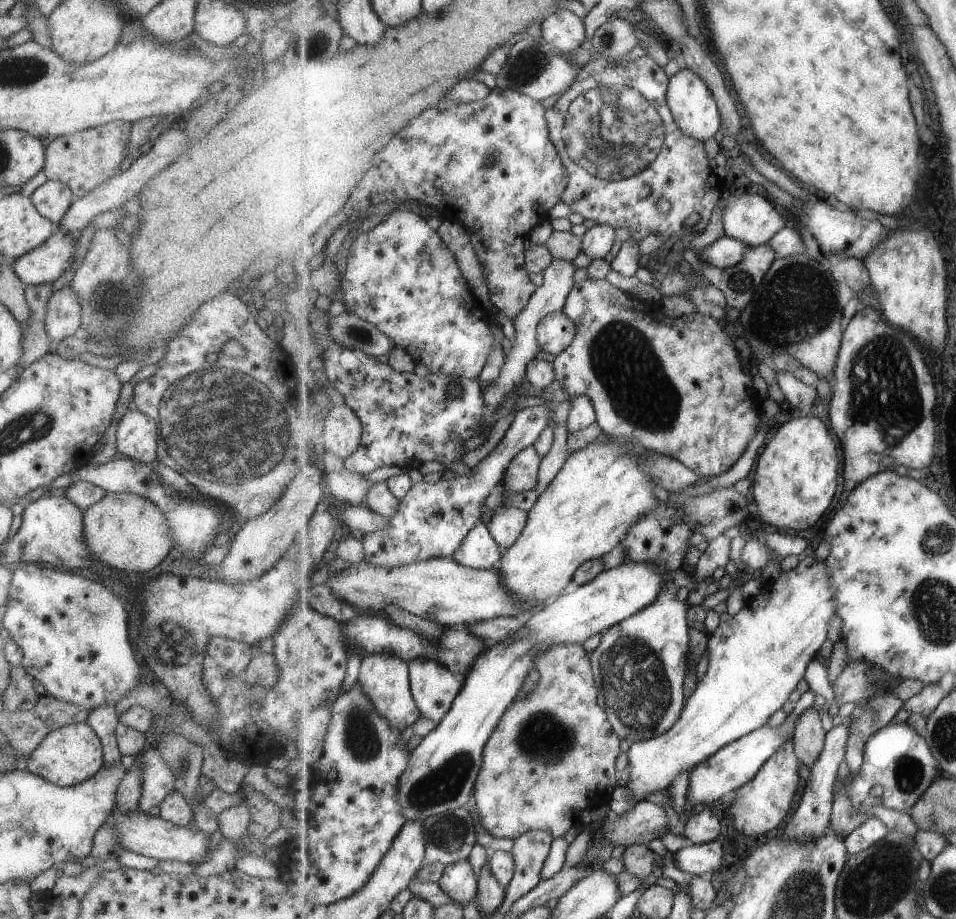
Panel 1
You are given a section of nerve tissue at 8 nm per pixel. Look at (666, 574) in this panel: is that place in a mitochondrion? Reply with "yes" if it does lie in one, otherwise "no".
no

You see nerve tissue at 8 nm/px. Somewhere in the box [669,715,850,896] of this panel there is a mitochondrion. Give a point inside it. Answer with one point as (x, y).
(783, 778)

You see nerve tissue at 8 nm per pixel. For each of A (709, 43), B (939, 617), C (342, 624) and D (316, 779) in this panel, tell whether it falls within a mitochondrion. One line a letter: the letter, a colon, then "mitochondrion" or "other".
A: other
B: mitochondrion
C: other
D: other

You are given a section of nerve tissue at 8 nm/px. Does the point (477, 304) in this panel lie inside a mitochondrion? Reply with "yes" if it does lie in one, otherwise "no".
no

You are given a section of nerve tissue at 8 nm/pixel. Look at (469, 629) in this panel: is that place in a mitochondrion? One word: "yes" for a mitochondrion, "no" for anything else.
no

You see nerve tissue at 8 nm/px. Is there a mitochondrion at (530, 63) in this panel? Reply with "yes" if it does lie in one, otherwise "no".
yes

